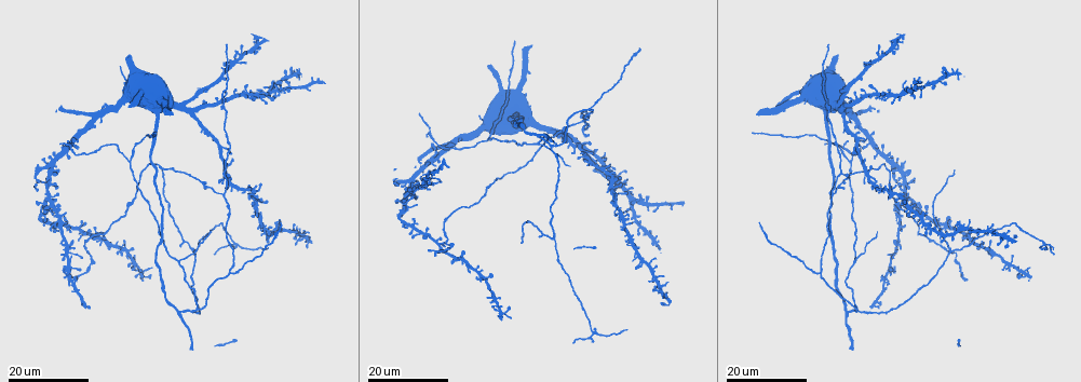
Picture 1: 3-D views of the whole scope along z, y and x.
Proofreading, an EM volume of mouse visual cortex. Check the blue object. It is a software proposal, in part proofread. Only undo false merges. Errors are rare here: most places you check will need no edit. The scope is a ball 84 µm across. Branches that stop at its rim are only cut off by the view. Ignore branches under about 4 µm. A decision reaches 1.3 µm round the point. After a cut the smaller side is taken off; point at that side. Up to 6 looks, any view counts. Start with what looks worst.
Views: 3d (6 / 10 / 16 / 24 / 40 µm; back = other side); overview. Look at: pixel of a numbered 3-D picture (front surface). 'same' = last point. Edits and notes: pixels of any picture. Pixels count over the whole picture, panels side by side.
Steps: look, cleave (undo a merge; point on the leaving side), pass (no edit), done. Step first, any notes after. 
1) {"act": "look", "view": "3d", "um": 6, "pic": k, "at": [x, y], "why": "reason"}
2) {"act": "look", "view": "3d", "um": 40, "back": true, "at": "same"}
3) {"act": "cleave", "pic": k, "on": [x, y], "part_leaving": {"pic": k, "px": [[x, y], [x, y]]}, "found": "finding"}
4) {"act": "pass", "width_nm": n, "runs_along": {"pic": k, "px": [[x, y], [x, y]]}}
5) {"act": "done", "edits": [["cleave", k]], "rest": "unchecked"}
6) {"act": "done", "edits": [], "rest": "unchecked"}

{"act": "look", "view": "3d", "um": 16, "pic": 1, "at": [193, 311], "why": "three-way junction"}

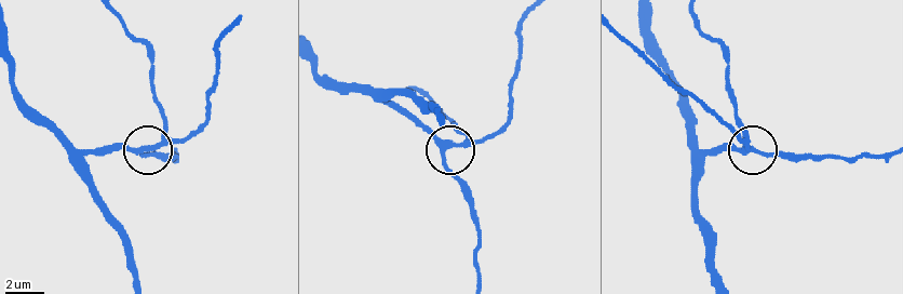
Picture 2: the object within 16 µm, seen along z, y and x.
{"act": "look", "view": "3d", "um": 10, "pic": 2, "at": [144, 148]}

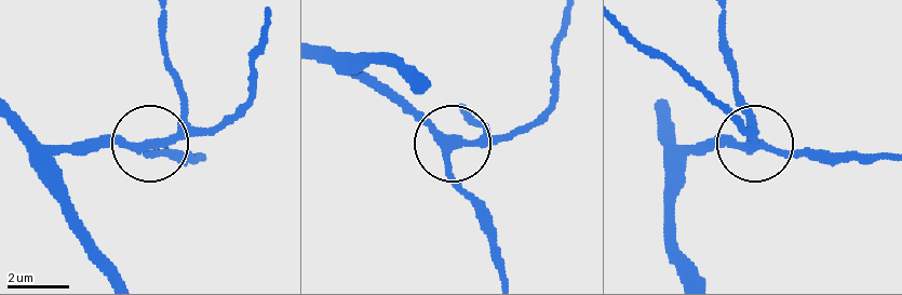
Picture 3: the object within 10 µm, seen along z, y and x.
{"act": "pass", "arms": 3, "runs_along": {"pic": 3, "px": [[656, 114], [680, 145], [823, 152]]}, "found": "all the same neuron"}

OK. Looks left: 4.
{"act": "look", "view": "3d", "um": 24, "pic": 1, "at": [588, 109], "why": "two arms in line, one across"}

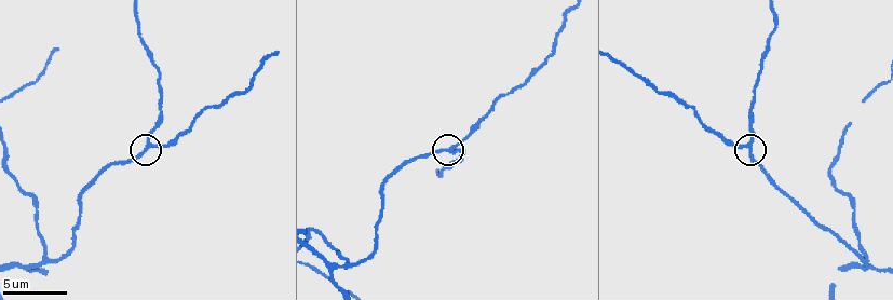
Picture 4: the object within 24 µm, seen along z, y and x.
{"act": "look", "view": "3d", "um": 10, "pic": 4, "at": [749, 140]}

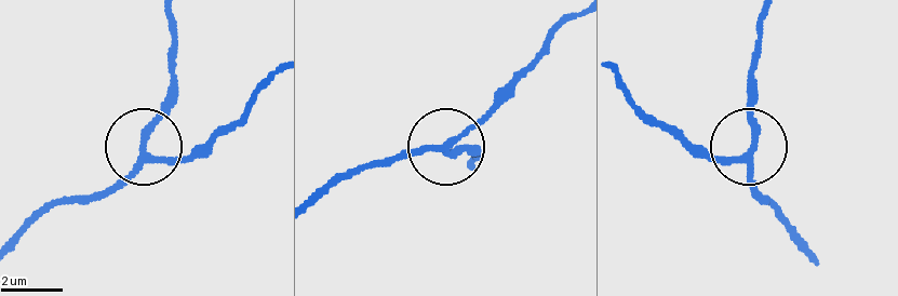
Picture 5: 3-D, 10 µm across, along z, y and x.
{"act": "pass", "runs_along": {"pic": 5, "px": [[816, 256], [756, 188], [744, 152], [695, 155]]}, "found": "one neuron here"}

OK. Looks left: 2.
{"act": "done", "edits": [], "rest": "unchecked"}

